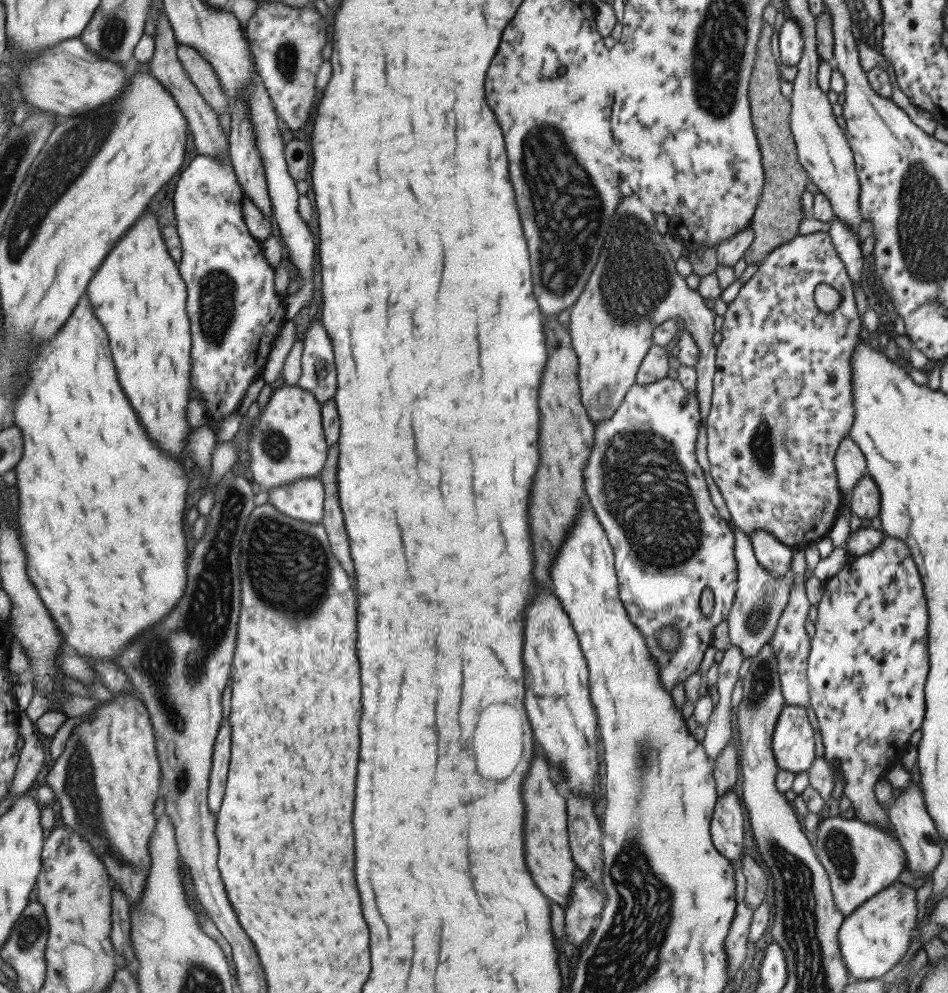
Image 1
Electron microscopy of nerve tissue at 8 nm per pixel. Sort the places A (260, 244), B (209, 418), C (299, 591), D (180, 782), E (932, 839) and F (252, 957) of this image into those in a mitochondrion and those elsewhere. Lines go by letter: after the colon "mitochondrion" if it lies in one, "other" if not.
A: other
B: other
C: mitochondrion
D: mitochondrion
E: other
F: other

